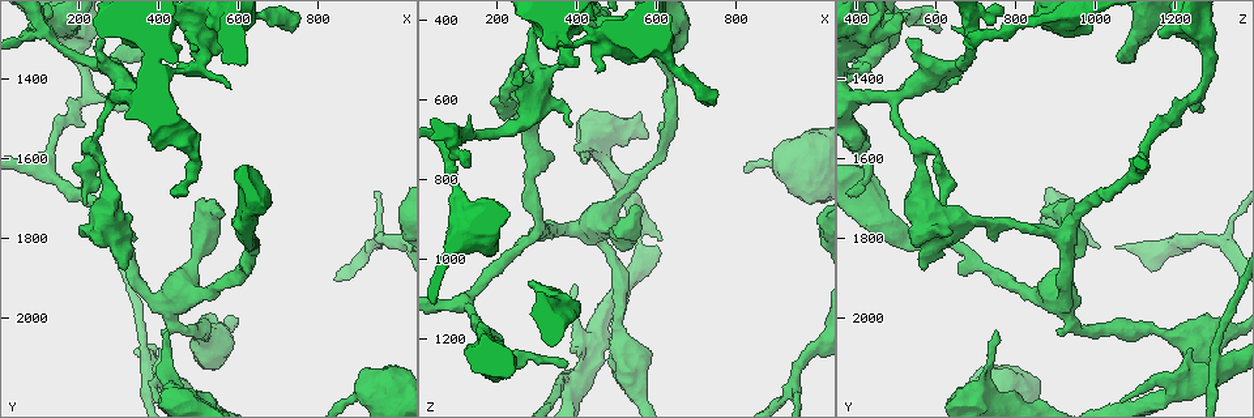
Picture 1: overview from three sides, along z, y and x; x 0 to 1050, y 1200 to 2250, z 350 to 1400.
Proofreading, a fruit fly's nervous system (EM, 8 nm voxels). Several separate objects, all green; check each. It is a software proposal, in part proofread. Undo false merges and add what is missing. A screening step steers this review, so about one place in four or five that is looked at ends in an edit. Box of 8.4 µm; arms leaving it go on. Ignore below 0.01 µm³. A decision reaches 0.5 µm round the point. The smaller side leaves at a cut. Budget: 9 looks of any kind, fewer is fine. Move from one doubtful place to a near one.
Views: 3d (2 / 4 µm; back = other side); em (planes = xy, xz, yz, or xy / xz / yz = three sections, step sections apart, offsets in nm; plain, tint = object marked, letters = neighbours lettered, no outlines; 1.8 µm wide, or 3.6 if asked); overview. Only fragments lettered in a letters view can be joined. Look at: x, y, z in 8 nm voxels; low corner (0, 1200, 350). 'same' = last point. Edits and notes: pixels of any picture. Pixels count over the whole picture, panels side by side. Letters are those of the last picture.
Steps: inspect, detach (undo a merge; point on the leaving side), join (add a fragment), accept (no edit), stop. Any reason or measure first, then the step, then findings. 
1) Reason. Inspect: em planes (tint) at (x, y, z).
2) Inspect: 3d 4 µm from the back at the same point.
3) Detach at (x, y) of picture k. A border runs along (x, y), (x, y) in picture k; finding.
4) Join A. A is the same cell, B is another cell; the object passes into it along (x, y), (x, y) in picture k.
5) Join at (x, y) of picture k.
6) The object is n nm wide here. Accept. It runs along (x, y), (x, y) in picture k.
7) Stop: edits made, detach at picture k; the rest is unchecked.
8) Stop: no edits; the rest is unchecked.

Inspect: 3d 2 µm at (395, 2150, 1305).

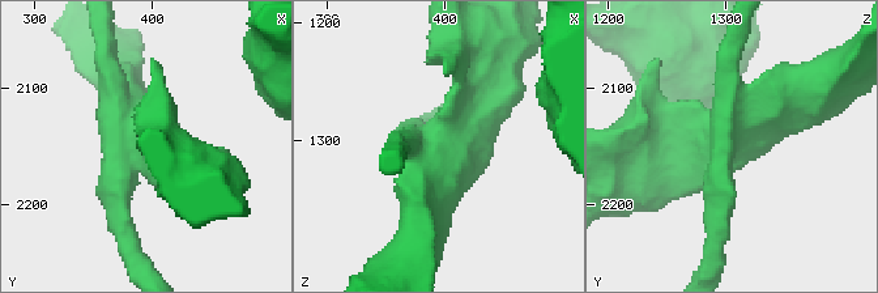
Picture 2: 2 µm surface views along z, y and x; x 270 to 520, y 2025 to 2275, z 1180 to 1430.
4 arms meet here. Inspect: em planes (tint) at (400, 2146, 1302).

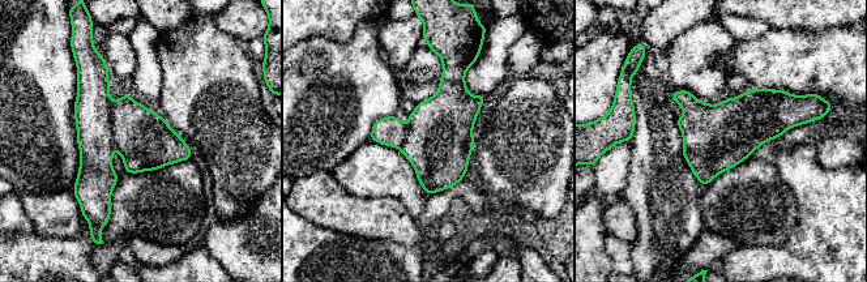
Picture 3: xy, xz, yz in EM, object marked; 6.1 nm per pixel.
What lies round it. Inspect: em planes (letters) at the same point.

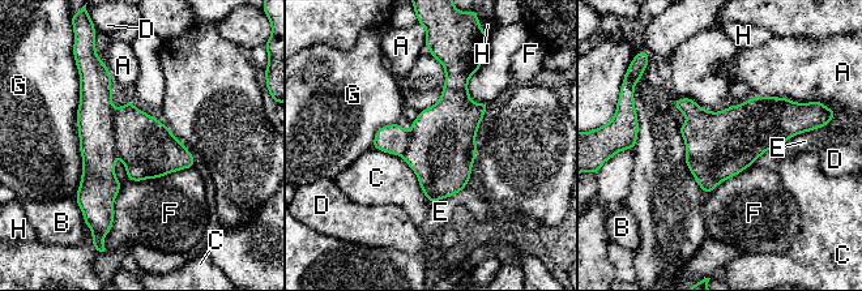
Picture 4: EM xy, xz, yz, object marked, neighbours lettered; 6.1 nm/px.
Detach at (148, 149) of picture 4. A, B, C, D, E, F, G and H are other cells; a border runs along (112, 110), (114, 146), (118, 154) in picture 4; a second neuron is stuck on.

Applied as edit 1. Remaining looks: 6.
Thin end. Inspect: em planes (letters) at (375, 1475, 1265).

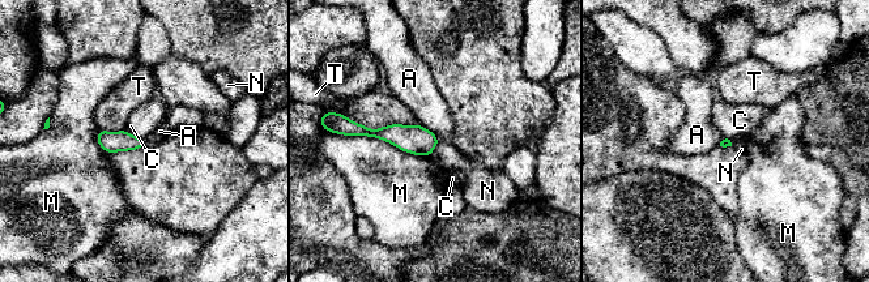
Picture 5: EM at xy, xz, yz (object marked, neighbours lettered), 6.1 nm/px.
Accept. A, C, M, N and T are other cells; a border runs along (438, 141), (429, 156) in picture 5; no lettered fragment goes on from it.

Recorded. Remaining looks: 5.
Thick end. Inspect: 3d 2 µm at (315, 1880, 575).

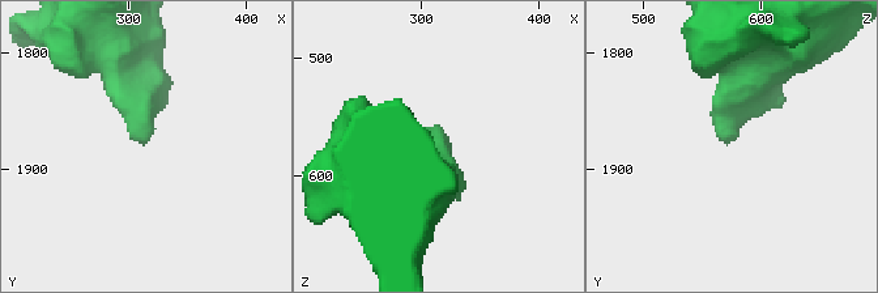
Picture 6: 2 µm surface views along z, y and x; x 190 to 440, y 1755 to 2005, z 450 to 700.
Now the EM. Inspect: em planes (letters) at (314, 1876, 574).

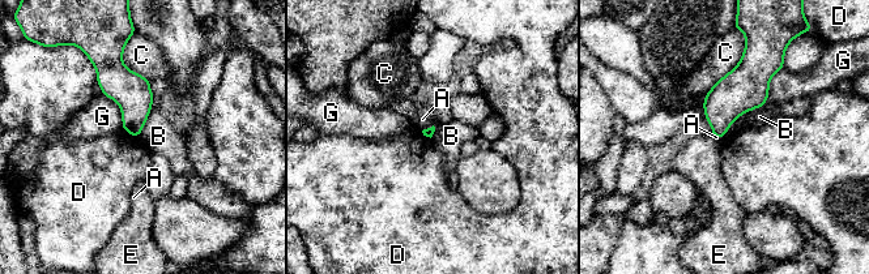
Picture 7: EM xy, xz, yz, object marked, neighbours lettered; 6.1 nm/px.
Accept. A, B, C, D, E and G are other cells; no lettered fragment goes on from it.

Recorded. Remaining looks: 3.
Stop: edits made, detach at picture 4; the rest is unchecked.

